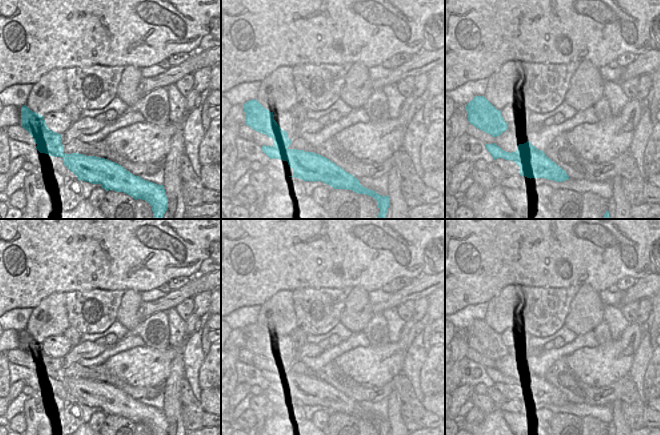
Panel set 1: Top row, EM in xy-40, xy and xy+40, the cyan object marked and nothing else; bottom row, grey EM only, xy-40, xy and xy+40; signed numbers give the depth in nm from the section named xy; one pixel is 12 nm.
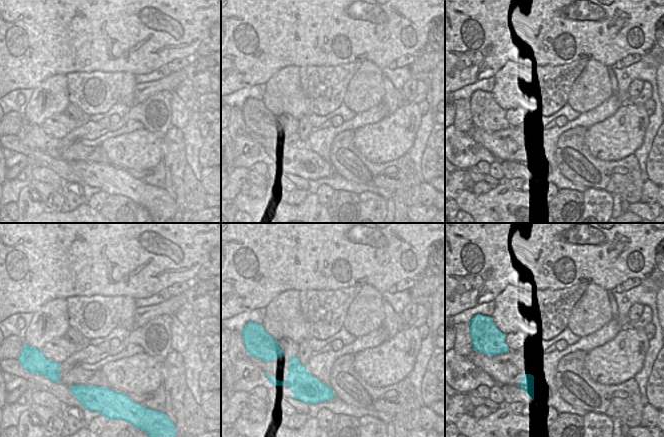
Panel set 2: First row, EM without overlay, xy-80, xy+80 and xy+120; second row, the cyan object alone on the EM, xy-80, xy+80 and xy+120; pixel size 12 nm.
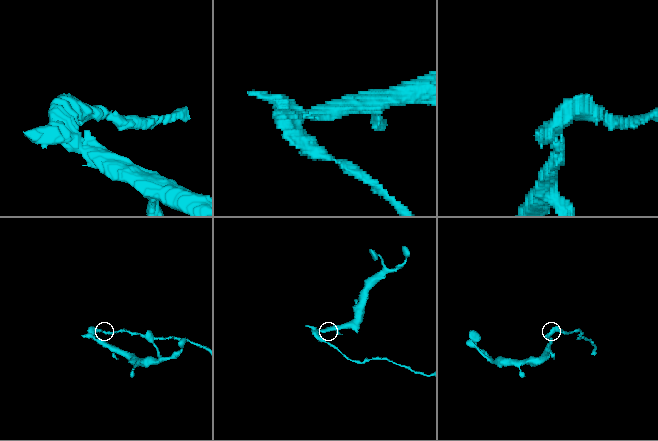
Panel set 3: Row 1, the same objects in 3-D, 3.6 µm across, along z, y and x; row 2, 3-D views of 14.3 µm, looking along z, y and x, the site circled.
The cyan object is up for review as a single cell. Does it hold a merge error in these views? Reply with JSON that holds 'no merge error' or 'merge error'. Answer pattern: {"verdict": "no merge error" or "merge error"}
{"verdict": "merge error"}

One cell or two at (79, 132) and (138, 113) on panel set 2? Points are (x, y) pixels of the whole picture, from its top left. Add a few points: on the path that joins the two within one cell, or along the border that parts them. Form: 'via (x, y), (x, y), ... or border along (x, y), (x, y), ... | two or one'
via (94, 130), (115, 127), (123, 121) | one

